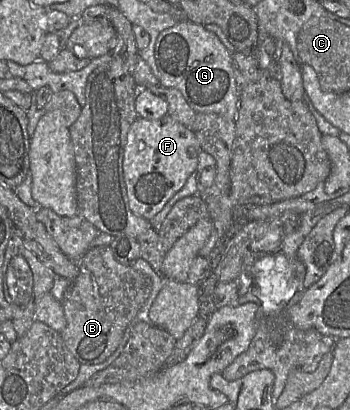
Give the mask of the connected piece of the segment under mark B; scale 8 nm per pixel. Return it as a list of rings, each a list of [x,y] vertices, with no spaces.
[[[96,246],[78,263],[79,274],[62,301],[66,326],[61,338],[80,364],[102,363],[118,347],[127,326],[148,299],[151,279],[132,266],[119,263],[109,246]]]

